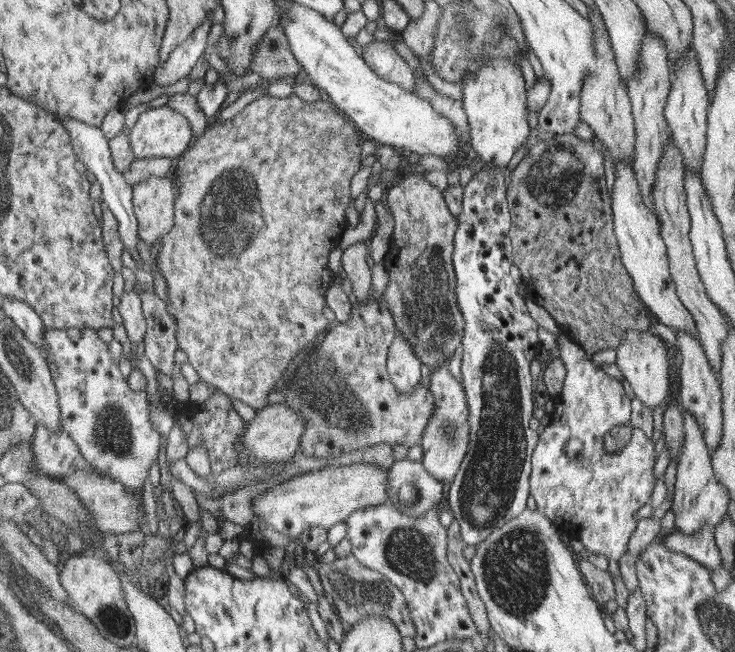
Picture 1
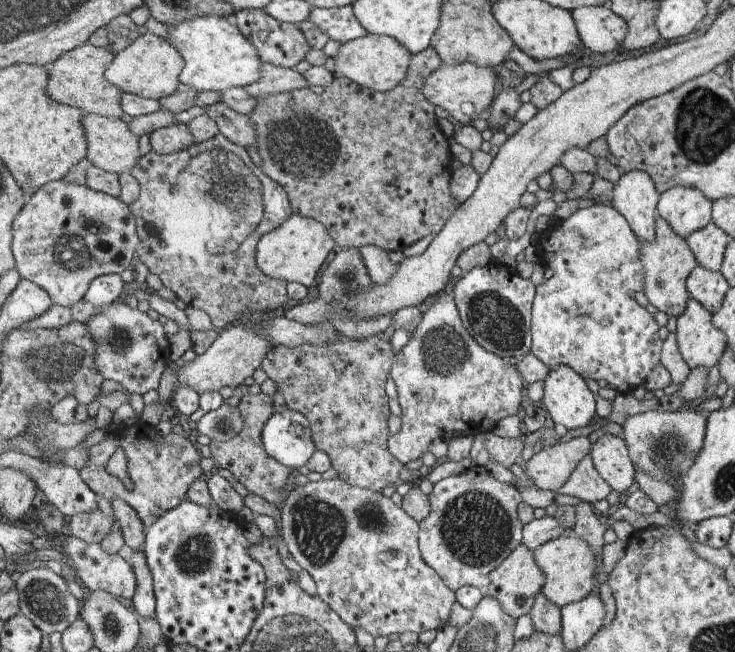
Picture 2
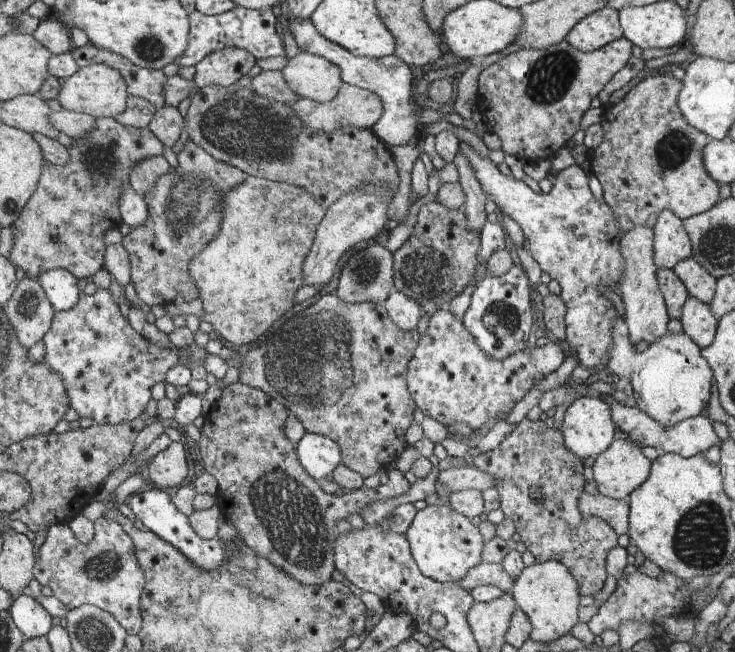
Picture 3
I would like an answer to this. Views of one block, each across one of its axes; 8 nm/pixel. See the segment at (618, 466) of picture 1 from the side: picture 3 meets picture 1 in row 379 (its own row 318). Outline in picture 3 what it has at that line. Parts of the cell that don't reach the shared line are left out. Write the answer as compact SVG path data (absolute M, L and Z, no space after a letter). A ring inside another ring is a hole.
M459 141L458 151L463 158L467 158L481 192L502 214L519 225L533 261L559 284L559 296L565 305L563 322L566 347L577 357L580 367L590 370L594 366L605 366L605 360L609 358L609 354L605 354L609 350L607 346L611 344L613 348L613 316L603 314L615 314L617 318L617 312L613 310L616 304L611 300L601 300L601 294L605 298L601 288L611 286L603 282L618 283L621 278L624 233L619 230L619 222L615 220L615 214L607 202L595 198L595 190L591 190L592 173L583 170L583 166L573 164L557 172L549 193L538 194L523 181L501 174L486 154L477 153L469 144ZM597 284L603 284L599 286L599 292L595 288Z

